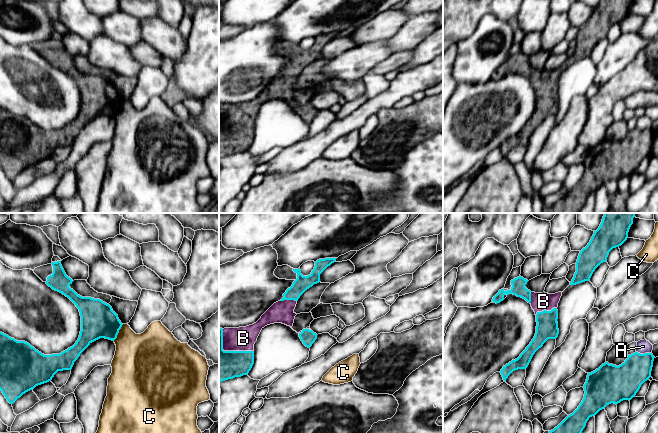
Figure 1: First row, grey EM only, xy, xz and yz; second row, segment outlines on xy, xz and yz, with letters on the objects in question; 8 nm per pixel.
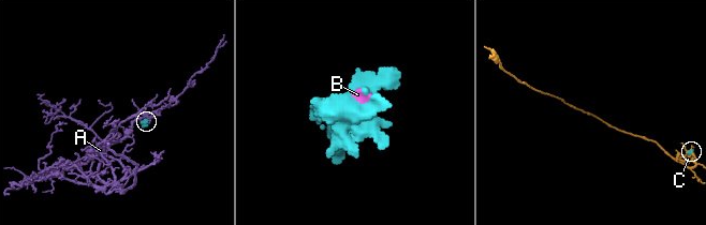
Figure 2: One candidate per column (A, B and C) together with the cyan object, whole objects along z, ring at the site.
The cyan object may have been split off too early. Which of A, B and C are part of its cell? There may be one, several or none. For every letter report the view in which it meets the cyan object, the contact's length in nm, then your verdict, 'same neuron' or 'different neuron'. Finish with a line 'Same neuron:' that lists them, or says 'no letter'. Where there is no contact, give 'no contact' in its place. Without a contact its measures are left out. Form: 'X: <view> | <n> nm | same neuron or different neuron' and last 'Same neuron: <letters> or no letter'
A: yz | 130 nm | different neuron
B: yz | 190 nm | same neuron
C: xy | 160 nm | different neuron
Same neuron: B

